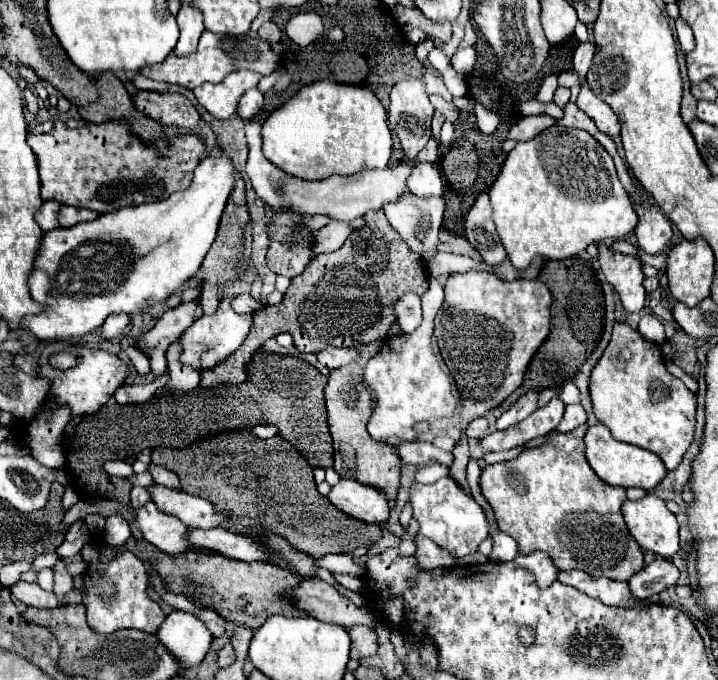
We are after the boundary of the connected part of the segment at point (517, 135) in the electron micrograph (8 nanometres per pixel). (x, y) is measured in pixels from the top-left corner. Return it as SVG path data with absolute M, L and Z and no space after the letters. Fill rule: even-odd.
M547 114L521 118L521 120L511 128L511 132L507 134L507 140L527 142L527 140L535 138L537 134L541 134L545 128L549 128L549 126L553 126L553 124L555 124L555 118L551 118L551 116L547 116Z

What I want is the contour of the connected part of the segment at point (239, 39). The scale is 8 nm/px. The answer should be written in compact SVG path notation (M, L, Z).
M203 32L199 38L199 48L195 54L191 56L175 56L169 54L165 62L155 64L155 66L147 66L141 70L143 76L153 78L153 80L161 80L161 82L169 82L169 84L179 84L183 88L197 88L203 82L221 82L227 74L235 72L235 70L253 70L261 76L269 76L275 68L279 66L279 56L271 50L269 42L261 40L259 36L219 36L213 32Z

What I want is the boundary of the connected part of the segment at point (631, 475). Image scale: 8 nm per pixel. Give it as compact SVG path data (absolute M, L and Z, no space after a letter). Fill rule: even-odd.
M603 424L591 426L585 434L585 456L595 470L595 474L611 486L621 486L621 488L643 488L643 490L653 490L661 480L667 476L667 468L663 462L649 450L633 446L633 444L623 444L611 436L611 430Z

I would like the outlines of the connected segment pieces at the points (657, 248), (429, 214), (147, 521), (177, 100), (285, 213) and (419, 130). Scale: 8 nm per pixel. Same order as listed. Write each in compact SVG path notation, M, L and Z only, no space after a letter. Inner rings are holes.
M638 184L637 196L643 204L637 204L633 198L631 202L635 211L637 212L639 221L634 233L637 236L637 243L641 250L645 250L647 254L659 254L666 249L673 236L671 222L661 213L658 206L655 206L650 199L649 195L644 192L645 190Z
M405 194L399 202L383 206L389 224L401 234L407 246L429 260L437 252L439 230L443 226L443 198L417 198Z
M151 500L145 506L131 508L131 512L133 516L129 518L129 524L135 524L141 530L143 538L159 550L167 554L179 554L191 548L185 538L189 528L183 526L177 518L163 514Z
M139 92L135 98L135 108L145 114L147 118L153 118L159 124L165 126L179 126L185 128L189 132L199 134L197 126L199 126L199 114L195 110L195 106L177 92Z
M281 210L273 212L275 220L269 224L269 248L267 248L267 266L275 274L283 274L289 278L295 278L303 274L307 264L313 260L313 230L307 230L303 226L303 220L311 218L307 214L295 214L291 210Z
M407 78L397 82L391 88L391 104L389 104L389 128L395 130L397 138L401 140L401 146L409 160L415 160L415 156L425 148L427 140L431 138L431 118L433 118L433 104L429 102L429 94L425 90L423 78Z

